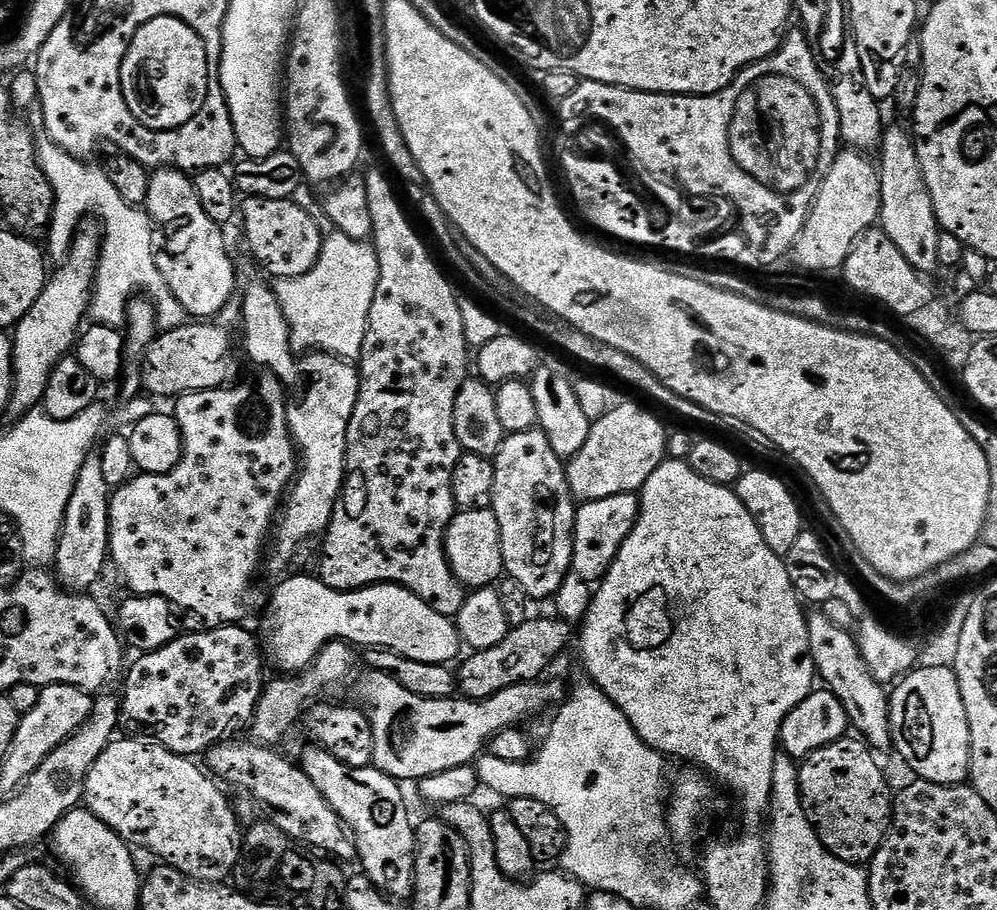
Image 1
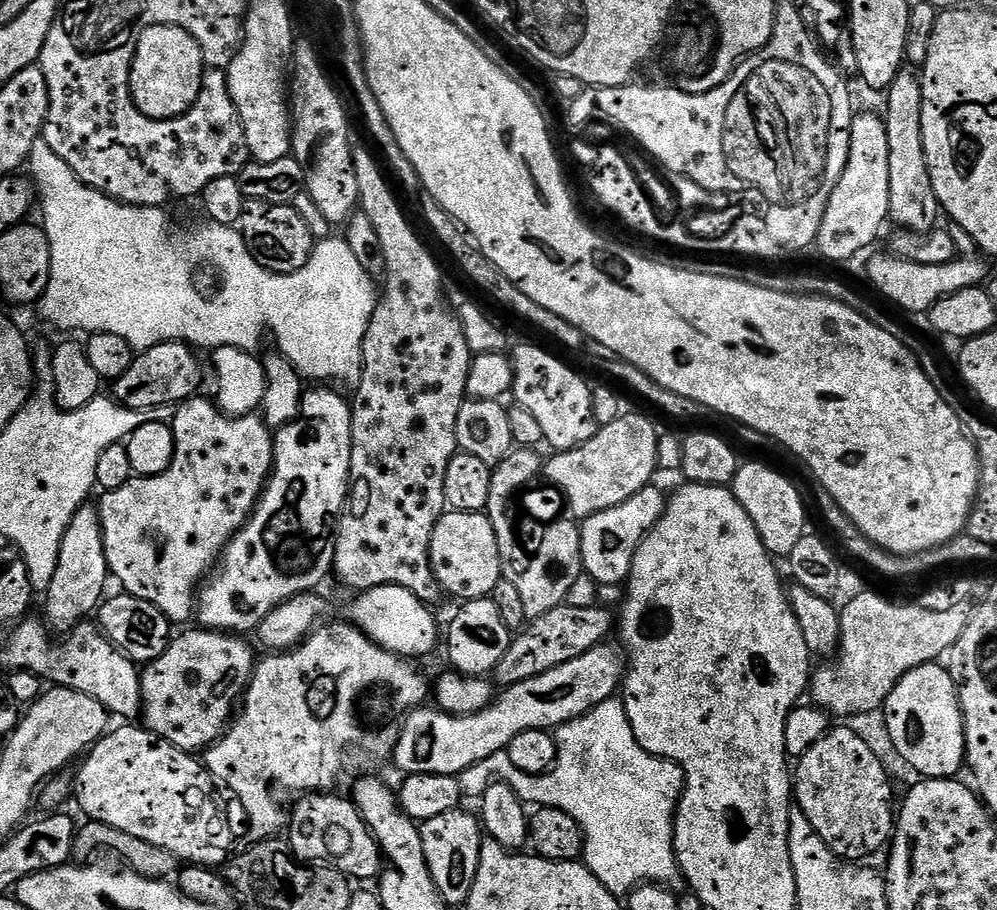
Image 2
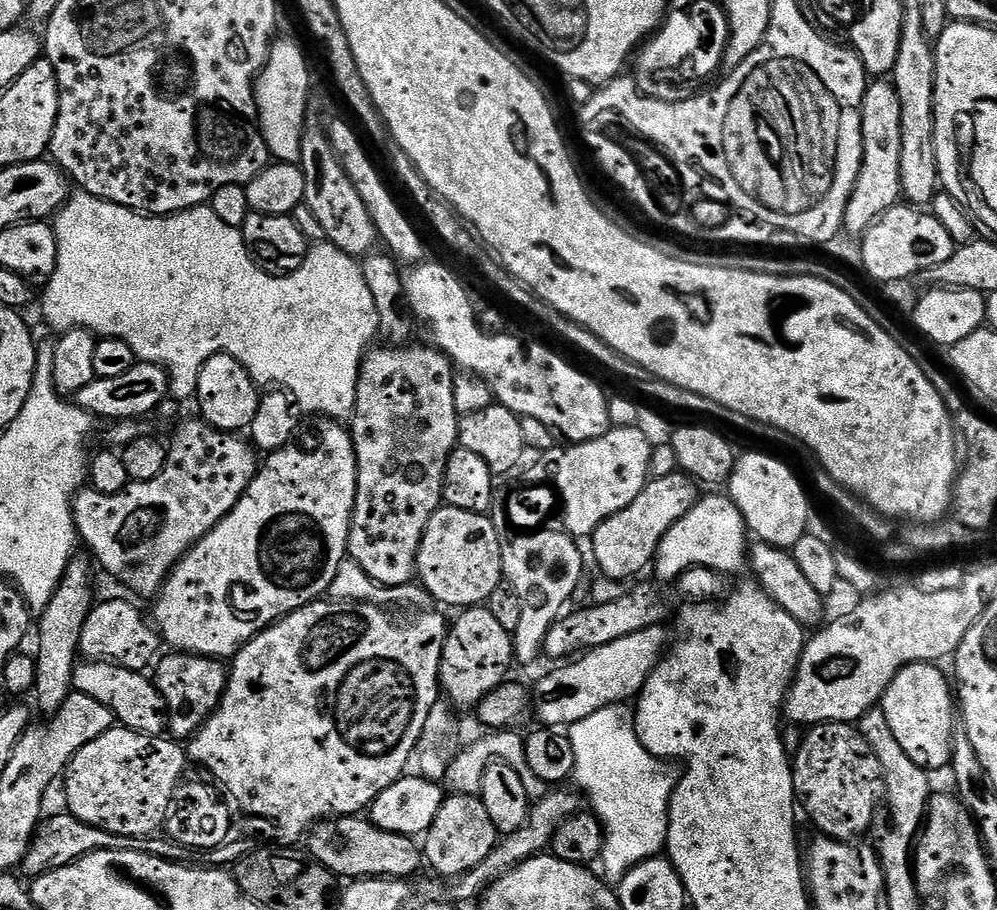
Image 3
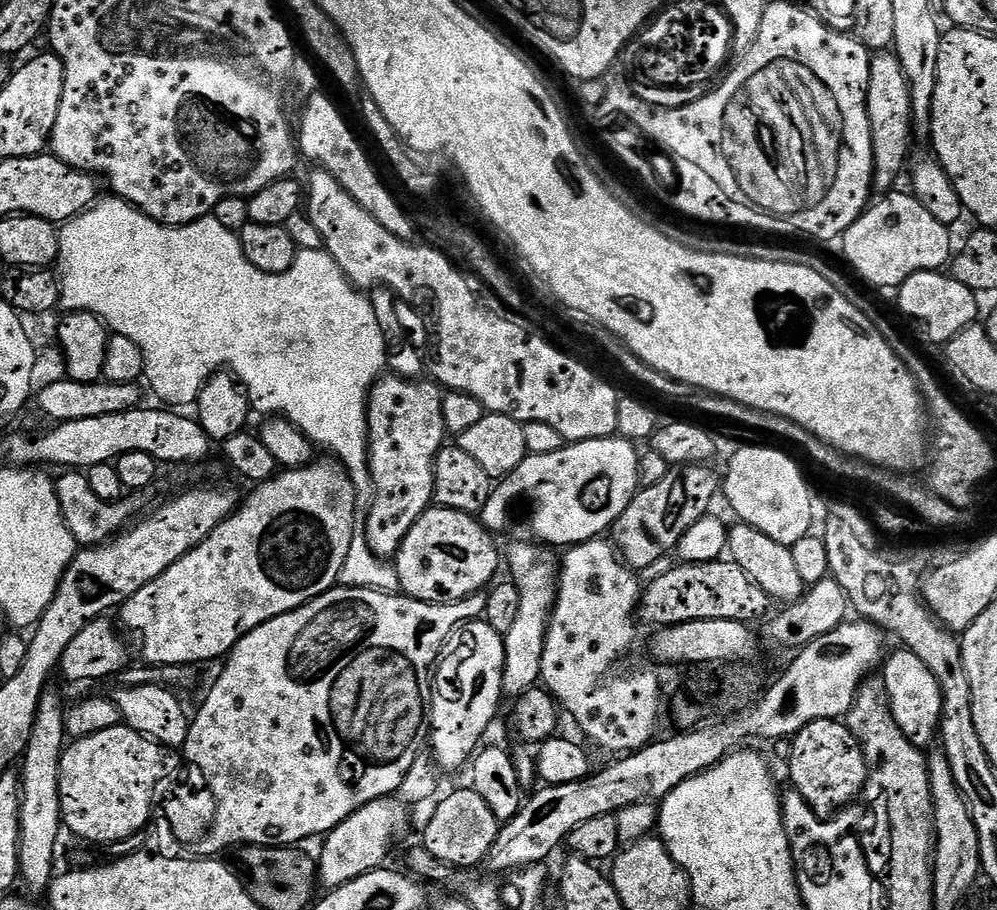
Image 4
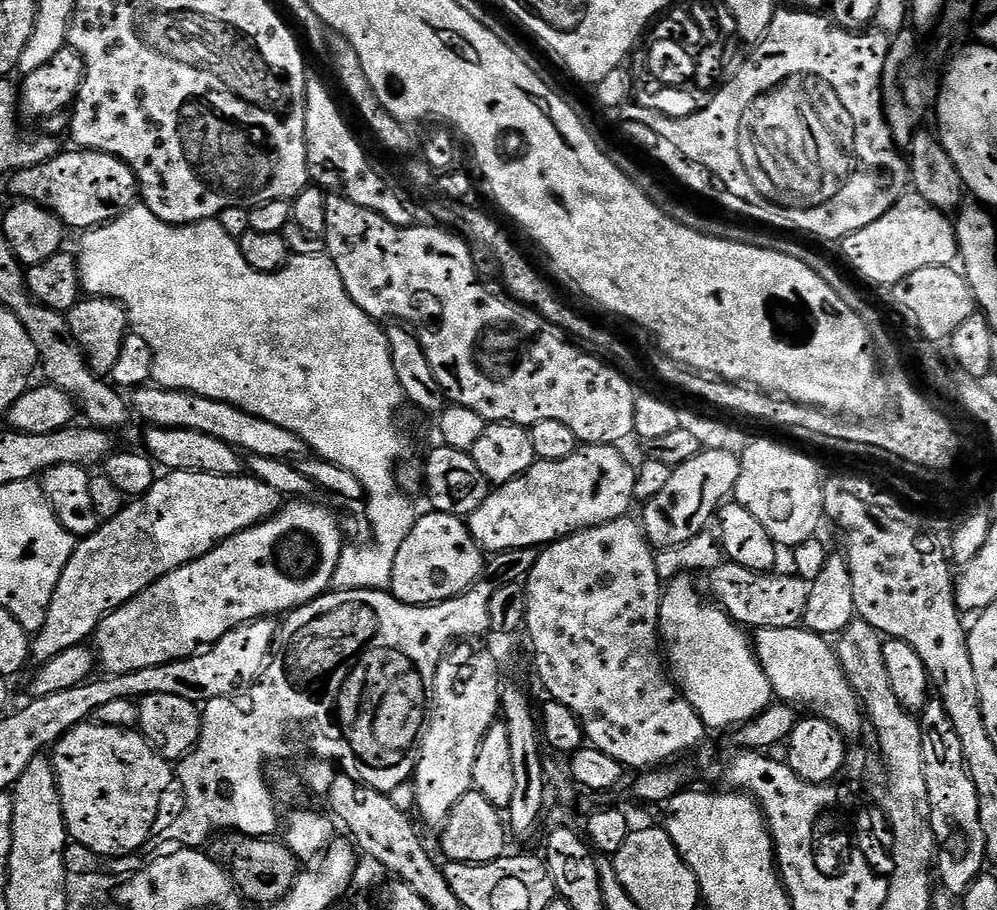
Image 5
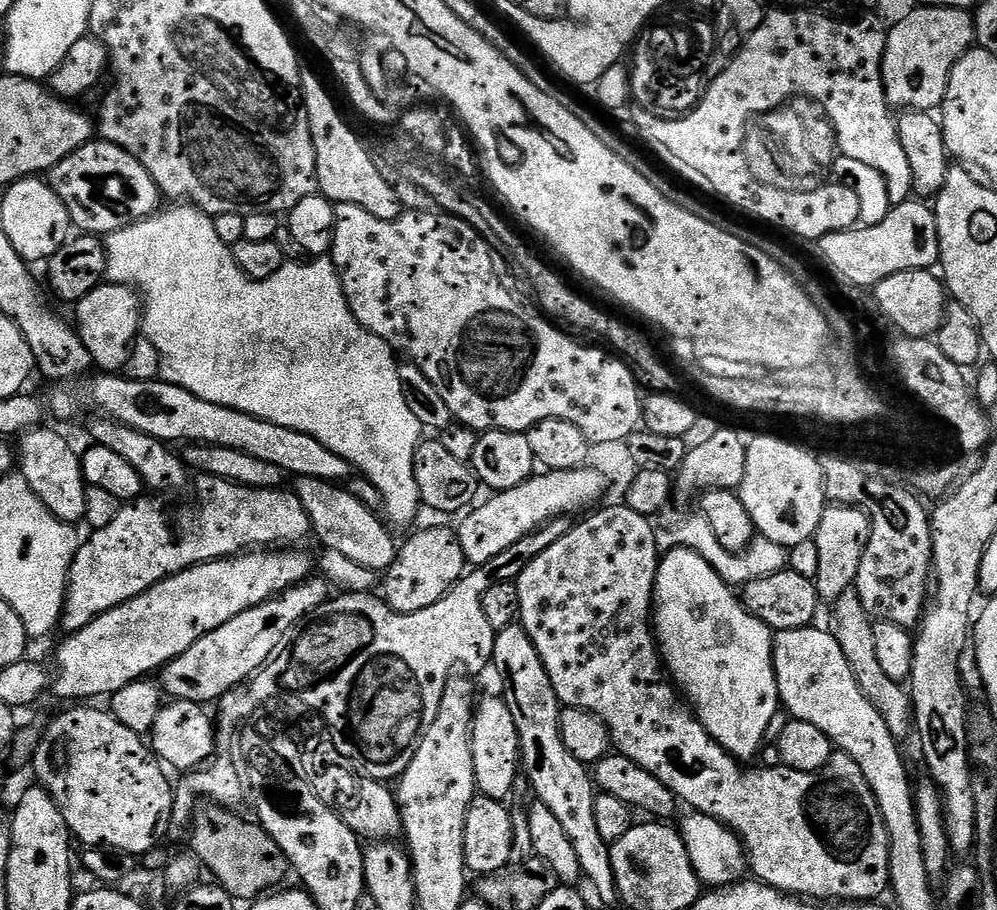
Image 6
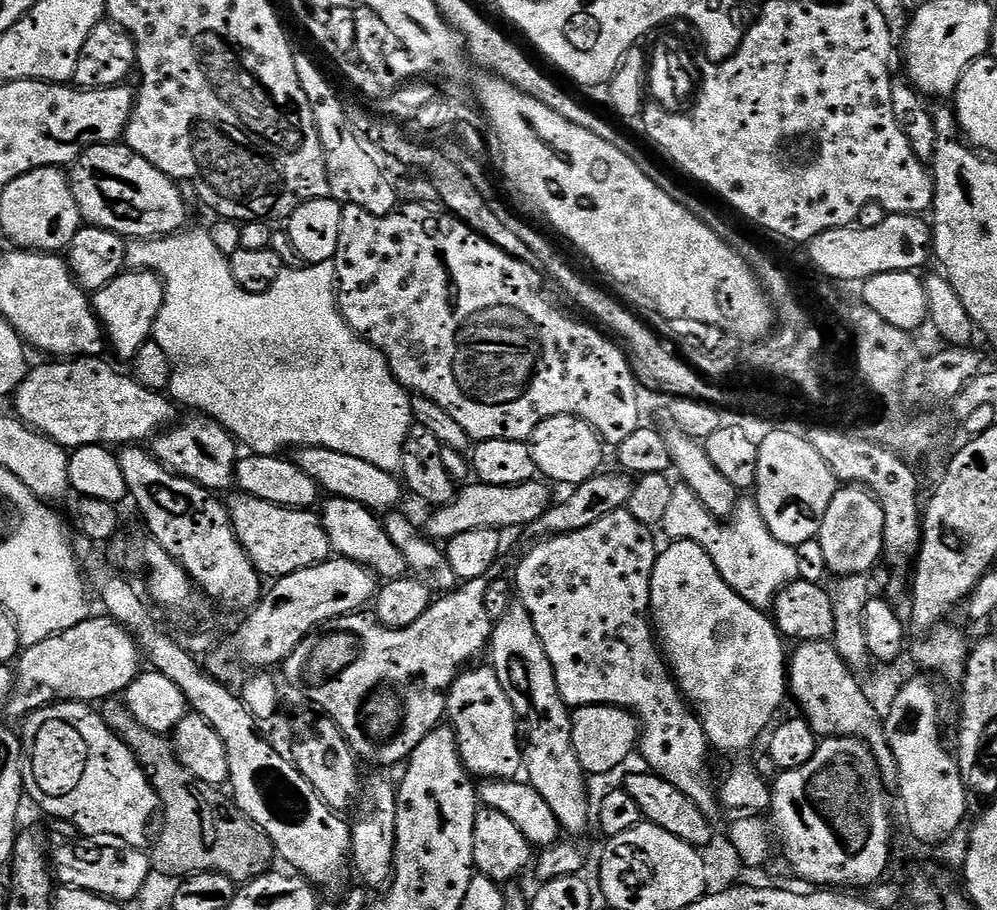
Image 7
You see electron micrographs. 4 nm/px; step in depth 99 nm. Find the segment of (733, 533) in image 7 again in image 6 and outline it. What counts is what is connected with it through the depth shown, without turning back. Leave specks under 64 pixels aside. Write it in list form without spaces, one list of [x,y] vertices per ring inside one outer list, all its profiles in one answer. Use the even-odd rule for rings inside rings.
[[[703,514],[695,515],[688,516],[685,520],[676,520],[665,532],[661,531],[658,536],[659,543],[668,550],[689,548],[696,551],[724,579],[725,583],[731,586],[743,586],[749,584],[751,580],[761,580],[775,572],[785,571],[786,565],[789,563],[789,553],[781,544],[756,538],[749,544],[746,551],[731,552],[718,542],[718,538],[714,538],[714,530],[710,526],[710,522],[706,522]]]

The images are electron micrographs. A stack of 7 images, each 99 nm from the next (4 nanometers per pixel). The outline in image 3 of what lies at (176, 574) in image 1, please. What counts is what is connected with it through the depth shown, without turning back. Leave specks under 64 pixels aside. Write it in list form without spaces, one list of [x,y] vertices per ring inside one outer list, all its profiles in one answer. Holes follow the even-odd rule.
[[[201,418],[188,420],[176,433],[172,436],[172,444],[167,445],[168,457],[166,458],[166,466],[162,466],[162,474],[158,474],[158,478],[150,478],[146,482],[138,482],[133,480],[122,490],[118,490],[118,494],[102,494],[96,492],[90,486],[81,487],[76,494],[76,499],[72,501],[72,517],[76,520],[76,531],[79,539],[89,548],[87,551],[94,557],[95,563],[100,564],[112,576],[117,576],[120,580],[125,580],[134,591],[140,596],[155,597],[160,589],[164,586],[164,581],[168,579],[168,573],[175,568],[178,561],[192,547],[198,543],[203,536],[210,530],[214,530],[214,526],[218,526],[218,522],[222,522],[222,518],[226,518],[226,514],[230,514],[230,510],[234,510],[234,506],[238,506],[238,502],[242,498],[242,494],[246,494],[246,490],[250,486],[250,482],[256,477],[256,469],[258,467],[257,453],[254,451],[253,445],[247,439],[239,440],[241,437],[236,434],[225,434],[220,432],[214,426],[207,423]]]

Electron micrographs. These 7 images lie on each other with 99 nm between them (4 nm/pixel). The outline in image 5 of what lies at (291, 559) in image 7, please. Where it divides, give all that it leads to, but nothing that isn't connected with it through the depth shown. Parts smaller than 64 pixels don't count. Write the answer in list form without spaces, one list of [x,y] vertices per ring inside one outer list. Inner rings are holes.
[[[165,471],[156,479],[154,486],[146,490],[146,494],[125,503],[122,514],[103,521],[95,532],[77,543],[74,554],[70,554],[70,562],[66,562],[66,570],[62,570],[62,578],[58,578],[58,586],[50,598],[46,622],[42,622],[42,626],[31,637],[31,659],[37,665],[42,665],[54,658],[54,654],[62,654],[62,650],[70,646],[85,643],[99,628],[105,616],[133,600],[155,580],[162,579],[192,560],[202,558],[234,534],[252,528],[262,520],[269,520],[281,507],[282,496],[278,490],[249,474],[219,476],[201,472]]]

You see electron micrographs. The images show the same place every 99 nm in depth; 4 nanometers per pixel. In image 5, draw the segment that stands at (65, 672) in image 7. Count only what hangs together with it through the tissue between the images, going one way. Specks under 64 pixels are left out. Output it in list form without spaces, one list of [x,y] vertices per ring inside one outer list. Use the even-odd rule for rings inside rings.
[[[308,498],[289,499],[269,520],[262,520],[254,527],[234,534],[202,558],[155,580],[133,600],[114,609],[94,633],[99,667],[104,668],[107,675],[117,676],[146,670],[146,666],[162,666],[166,662],[183,660],[205,646],[218,643],[223,636],[230,634],[232,628],[249,624],[251,620],[279,617],[323,596],[329,591],[346,541],[340,537],[340,524],[335,514],[326,505],[312,502]]]

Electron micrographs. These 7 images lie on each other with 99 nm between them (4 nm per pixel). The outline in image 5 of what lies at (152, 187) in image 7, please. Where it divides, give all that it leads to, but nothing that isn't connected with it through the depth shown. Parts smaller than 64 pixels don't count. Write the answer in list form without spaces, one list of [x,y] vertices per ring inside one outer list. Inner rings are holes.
[[[87,150],[61,151],[46,163],[33,168],[20,168],[11,173],[8,184],[17,201],[29,200],[50,210],[69,229],[99,228],[117,220],[138,200],[136,176],[118,158],[105,152]]]

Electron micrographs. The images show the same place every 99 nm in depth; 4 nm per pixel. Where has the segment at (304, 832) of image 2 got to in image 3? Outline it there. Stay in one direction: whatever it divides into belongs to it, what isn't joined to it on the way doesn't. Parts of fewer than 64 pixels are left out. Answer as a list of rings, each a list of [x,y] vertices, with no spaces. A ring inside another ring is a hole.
[[[359,815],[319,820],[307,833],[307,840],[311,859],[324,864],[337,878],[412,878],[426,864],[421,845],[413,837],[382,831]]]

